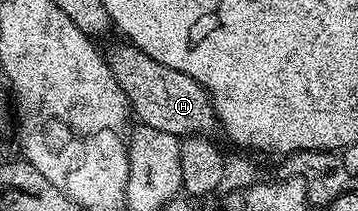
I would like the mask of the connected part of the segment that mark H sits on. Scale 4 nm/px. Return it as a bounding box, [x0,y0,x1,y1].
[108,41,219,137]

